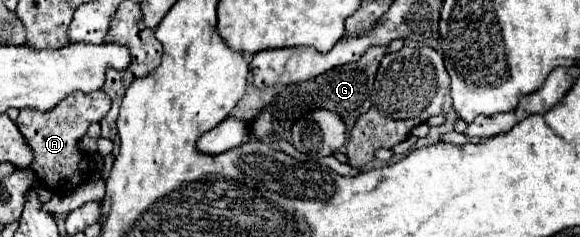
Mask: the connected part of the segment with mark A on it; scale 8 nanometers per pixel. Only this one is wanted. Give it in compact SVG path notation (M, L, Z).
M72 92L64 100L60 100L52 110L34 110L26 108L20 110L20 116L16 120L16 126L28 140L32 152L34 152L34 162L32 170L42 178L54 192L66 192L68 188L78 188L86 176L88 176L88 158L80 152L78 140L84 136L88 126L92 122L100 122L106 112L110 110L110 98L102 92Z

